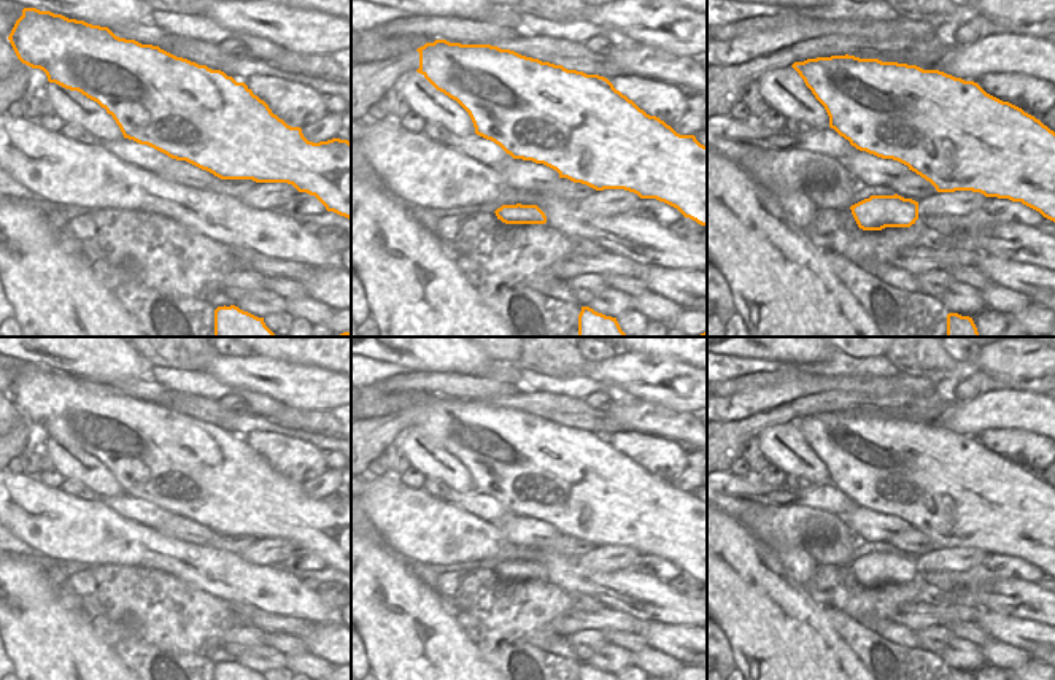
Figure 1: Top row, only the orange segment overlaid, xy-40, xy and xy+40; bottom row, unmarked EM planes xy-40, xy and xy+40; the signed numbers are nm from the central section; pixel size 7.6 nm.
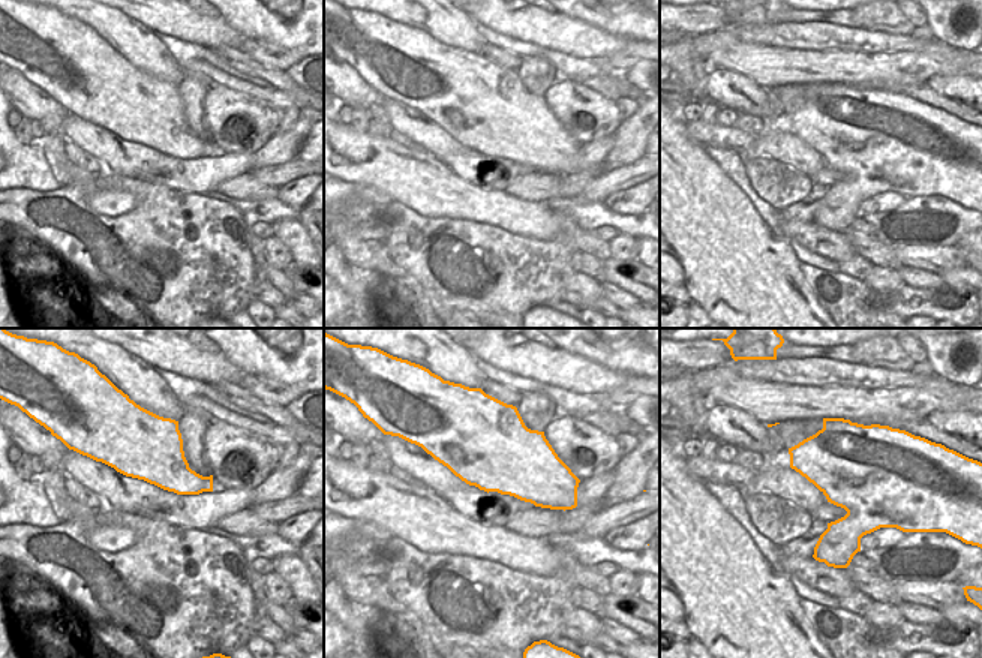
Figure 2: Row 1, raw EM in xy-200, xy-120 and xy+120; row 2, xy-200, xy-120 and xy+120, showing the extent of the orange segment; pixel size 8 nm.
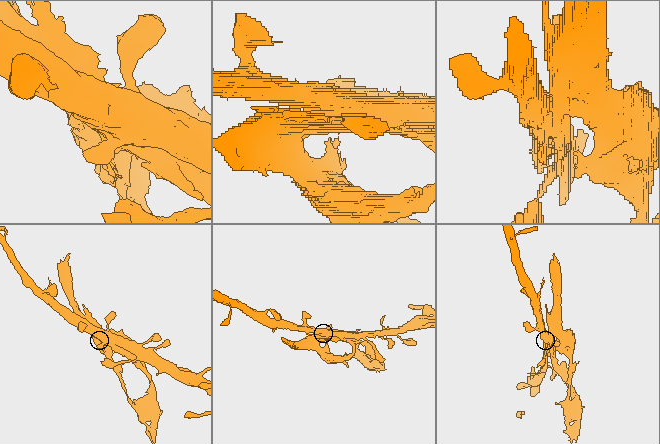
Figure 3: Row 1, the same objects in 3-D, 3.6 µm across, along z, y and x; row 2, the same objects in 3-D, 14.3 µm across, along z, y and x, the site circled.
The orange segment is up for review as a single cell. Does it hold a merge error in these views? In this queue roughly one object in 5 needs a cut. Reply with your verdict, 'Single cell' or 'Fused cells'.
Fused cells.

